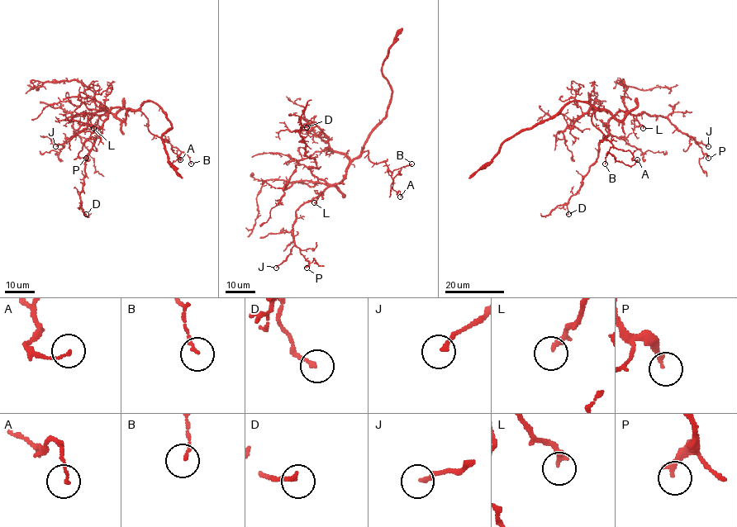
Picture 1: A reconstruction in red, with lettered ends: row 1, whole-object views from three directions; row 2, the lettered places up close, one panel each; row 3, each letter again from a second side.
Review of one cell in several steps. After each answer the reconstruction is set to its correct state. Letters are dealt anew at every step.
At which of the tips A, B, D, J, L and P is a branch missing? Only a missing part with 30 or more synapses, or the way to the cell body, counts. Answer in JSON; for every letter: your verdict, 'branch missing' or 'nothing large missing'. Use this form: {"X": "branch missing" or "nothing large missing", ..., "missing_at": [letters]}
{"A": "nothing large missing", "B": "nothing large missing", "D": "nothing large missing", "J": "branch missing", "L": "branch missing", "P": "branch missing", "missing_at": ["J", "L", "P"]}

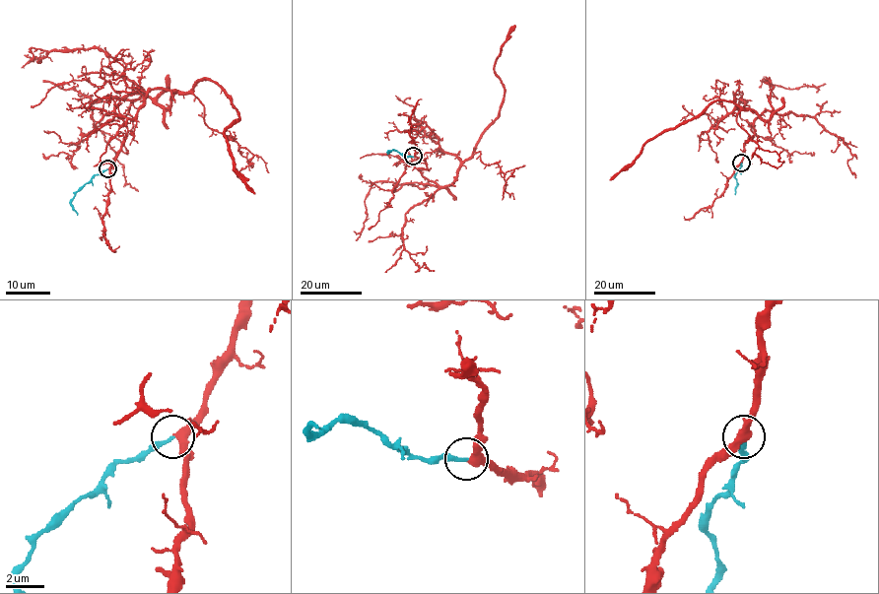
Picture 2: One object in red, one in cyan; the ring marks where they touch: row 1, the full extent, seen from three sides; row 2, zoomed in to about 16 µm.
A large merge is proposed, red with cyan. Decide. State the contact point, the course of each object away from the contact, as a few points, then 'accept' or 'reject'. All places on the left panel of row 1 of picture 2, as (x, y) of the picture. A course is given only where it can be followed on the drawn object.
(107, 168) | red via (107, 169), (127, 129), (115, 107), (129, 95), (167, 107), (212, 80), (238, 115), (224, 137), (254, 193) | cyan via (107, 169), (96, 174), (77, 191), (71, 205), (78, 215) | accept

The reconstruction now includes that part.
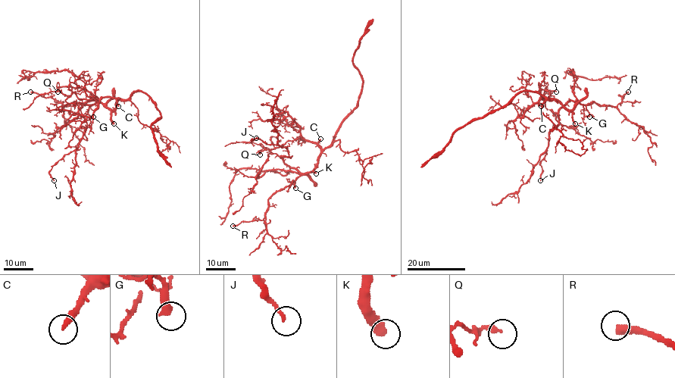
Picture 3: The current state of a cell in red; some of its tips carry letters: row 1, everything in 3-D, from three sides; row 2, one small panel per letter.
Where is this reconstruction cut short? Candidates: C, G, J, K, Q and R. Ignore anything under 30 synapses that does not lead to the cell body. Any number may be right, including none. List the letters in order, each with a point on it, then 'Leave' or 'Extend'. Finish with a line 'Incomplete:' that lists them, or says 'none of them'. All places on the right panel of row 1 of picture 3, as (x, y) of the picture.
C: Place: (541, 106). Extend
G: Place: (589, 117). Leave
J: Place: (540, 180). Leave
K: Place: (575, 123). Extend
Q: Place: (556, 92). Leave
R: Place: (628, 92). Extend
Incomplete: C, K, R

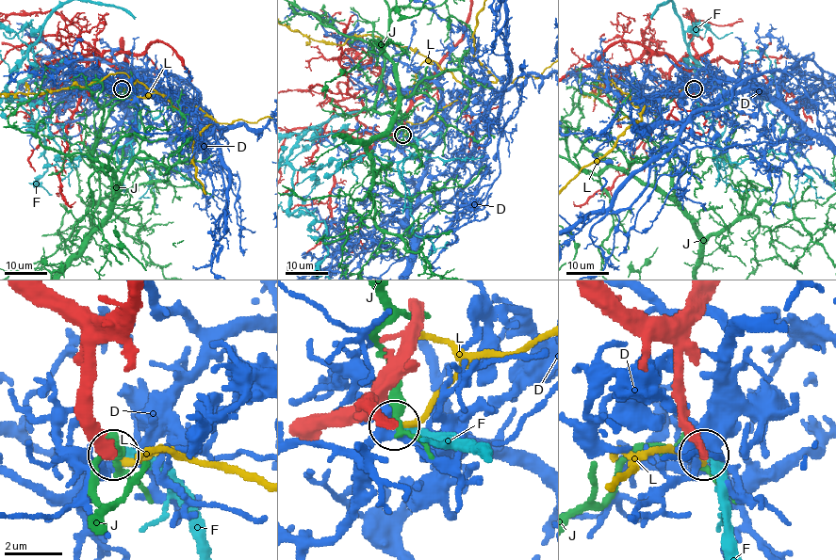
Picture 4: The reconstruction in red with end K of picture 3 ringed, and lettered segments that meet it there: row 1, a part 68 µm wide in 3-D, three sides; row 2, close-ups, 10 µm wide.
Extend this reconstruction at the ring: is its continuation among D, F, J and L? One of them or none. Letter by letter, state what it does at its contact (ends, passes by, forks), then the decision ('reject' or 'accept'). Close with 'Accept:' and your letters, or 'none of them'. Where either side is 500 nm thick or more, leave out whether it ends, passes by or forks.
D: it forks; reject
F: it ends; accept
J: it passes by; reject
L: it ends; reject
Accept: F

